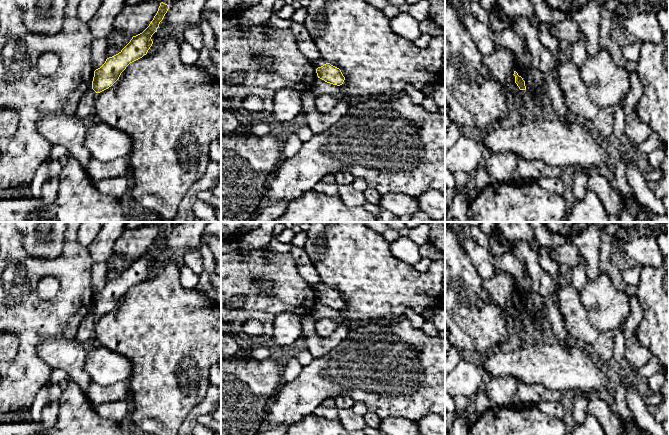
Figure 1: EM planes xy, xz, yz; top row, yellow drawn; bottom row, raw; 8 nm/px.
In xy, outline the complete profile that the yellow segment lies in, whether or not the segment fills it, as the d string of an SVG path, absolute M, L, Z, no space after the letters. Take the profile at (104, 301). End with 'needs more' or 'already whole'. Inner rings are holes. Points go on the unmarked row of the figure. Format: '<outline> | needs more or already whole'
M161 226L149 250L142 257L133 260L130 266L118 278L107 282L105 287L94 295L92 313L96 317L111 311L130 287L147 278L153 268L151 261L157 256L157 252L168 233L169 229Z | already whole

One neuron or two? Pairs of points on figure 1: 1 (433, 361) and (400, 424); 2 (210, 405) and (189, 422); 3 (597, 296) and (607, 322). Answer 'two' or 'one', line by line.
1: two
2: one
3: one

